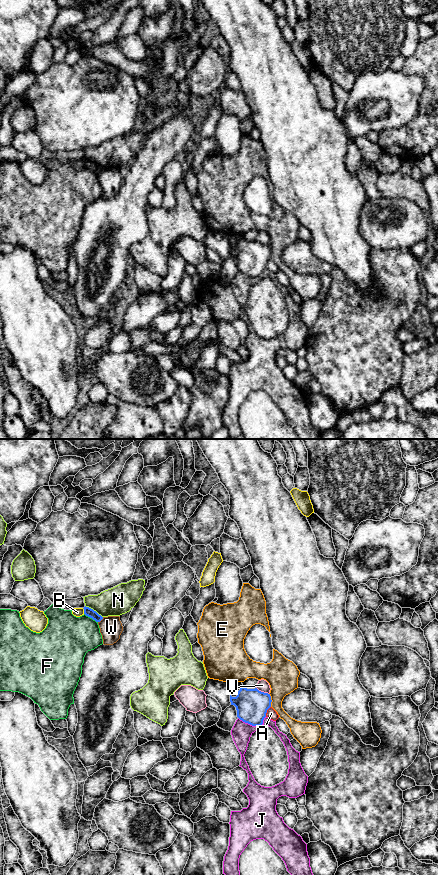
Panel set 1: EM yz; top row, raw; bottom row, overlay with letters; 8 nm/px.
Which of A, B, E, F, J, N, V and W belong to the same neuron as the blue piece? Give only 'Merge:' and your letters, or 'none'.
Merge: none

